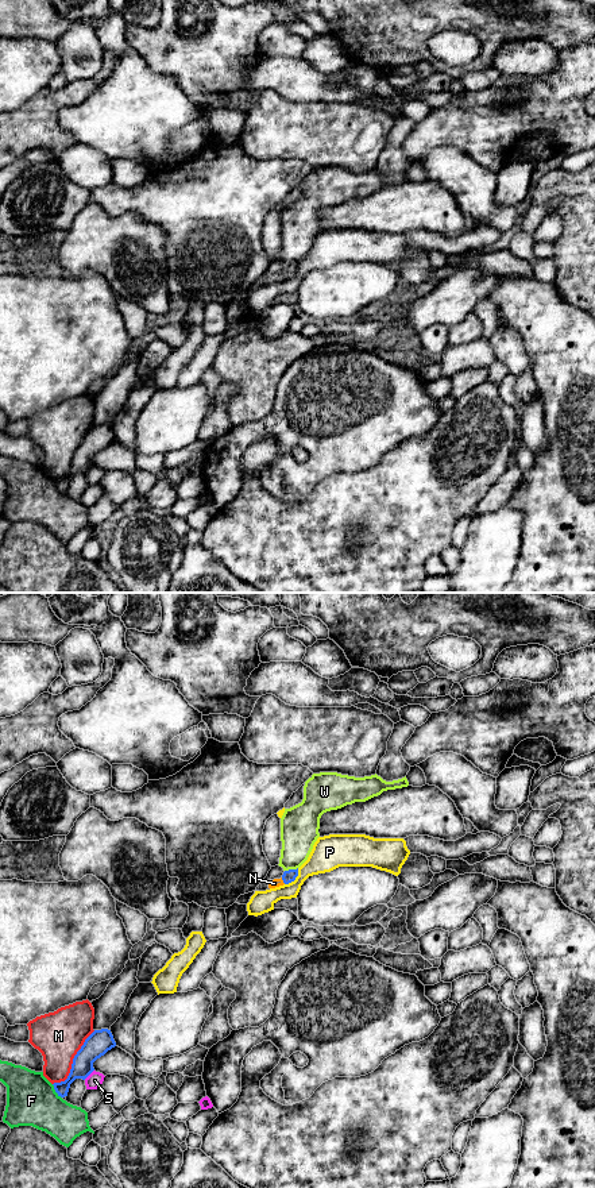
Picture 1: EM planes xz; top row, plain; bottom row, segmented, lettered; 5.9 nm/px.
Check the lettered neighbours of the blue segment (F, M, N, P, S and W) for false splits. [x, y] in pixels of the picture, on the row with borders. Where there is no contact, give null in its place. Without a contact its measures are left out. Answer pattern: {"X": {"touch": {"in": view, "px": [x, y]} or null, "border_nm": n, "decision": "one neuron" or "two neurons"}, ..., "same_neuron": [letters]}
{"F": {"touch": {"in": "xz", "px": [55, 1091]}, "border_nm": 110, "decision": "two neurons"}, "M": {"touch": {"in": "xz", "px": [73, 1061]}, "border_nm": 420, "decision": "two neurons"}, "N": {"touch": {"in": "xz", "px": [282, 879]}, "border_nm": 50, "decision": "one neuron"}, "P": {"touch": {"in": "xz", "px": [294, 879]}, "border_nm": 130, "decision": "two neurons"}, "S": {"touch": {"in": "xz", "px": [88, 1075]}, "border_nm": 90, "decision": "two neurons"}, "W": {"touch": {"in": "xz", "px": [290, 870]}, "border_nm": 80, "decision": "two neurons"}, "same_neuron": ["N"]}

